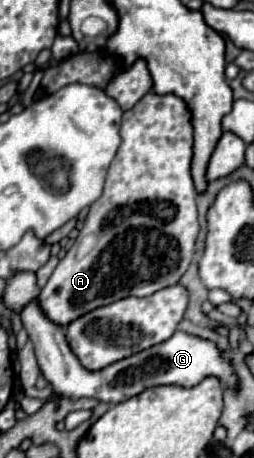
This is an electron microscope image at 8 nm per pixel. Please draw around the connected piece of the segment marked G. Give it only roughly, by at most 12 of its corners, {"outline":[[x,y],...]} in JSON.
{"outline":[[37,301],[21,311],[43,377],[71,401],[235,385],[229,351],[177,331],[87,371]]}

